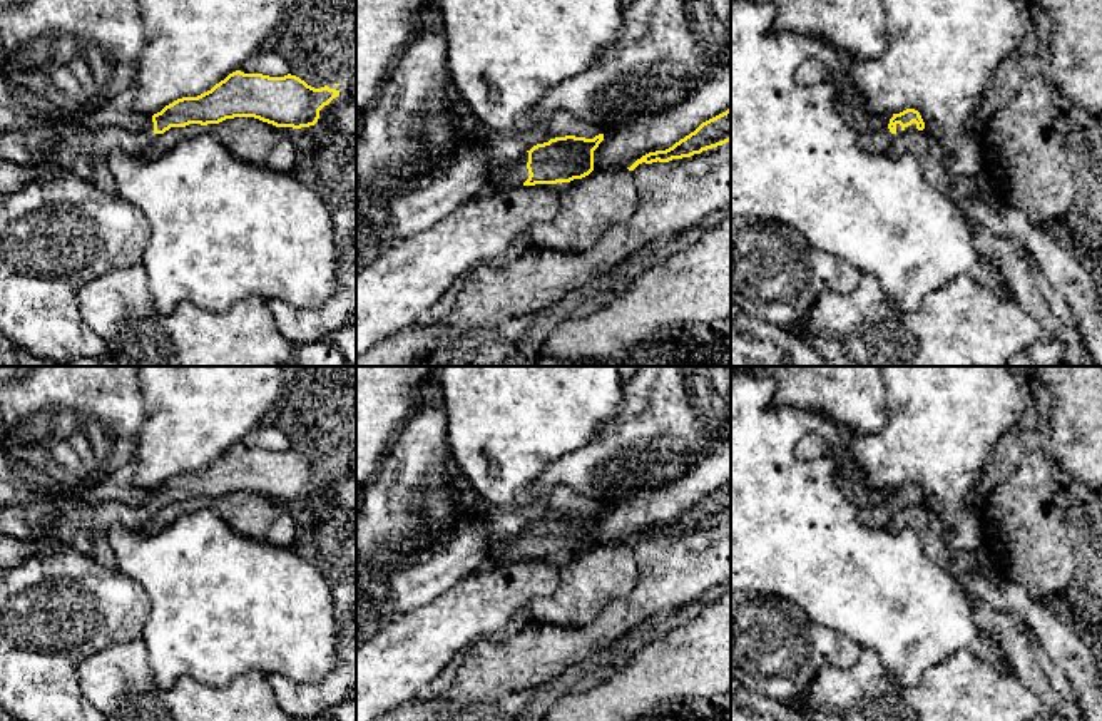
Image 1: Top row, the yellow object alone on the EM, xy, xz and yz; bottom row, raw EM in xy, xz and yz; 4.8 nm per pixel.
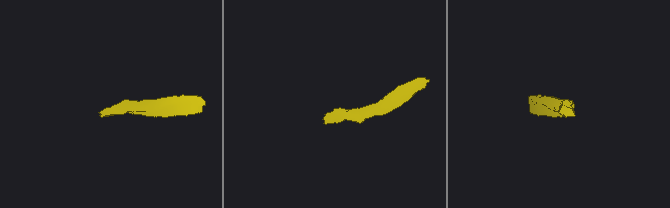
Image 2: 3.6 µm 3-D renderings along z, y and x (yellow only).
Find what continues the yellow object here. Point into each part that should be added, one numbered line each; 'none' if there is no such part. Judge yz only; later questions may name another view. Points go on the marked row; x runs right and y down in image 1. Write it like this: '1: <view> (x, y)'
1: yz (877, 141)

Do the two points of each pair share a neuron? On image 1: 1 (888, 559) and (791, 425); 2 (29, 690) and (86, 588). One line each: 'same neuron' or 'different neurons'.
1: same neuron
2: same neuron

